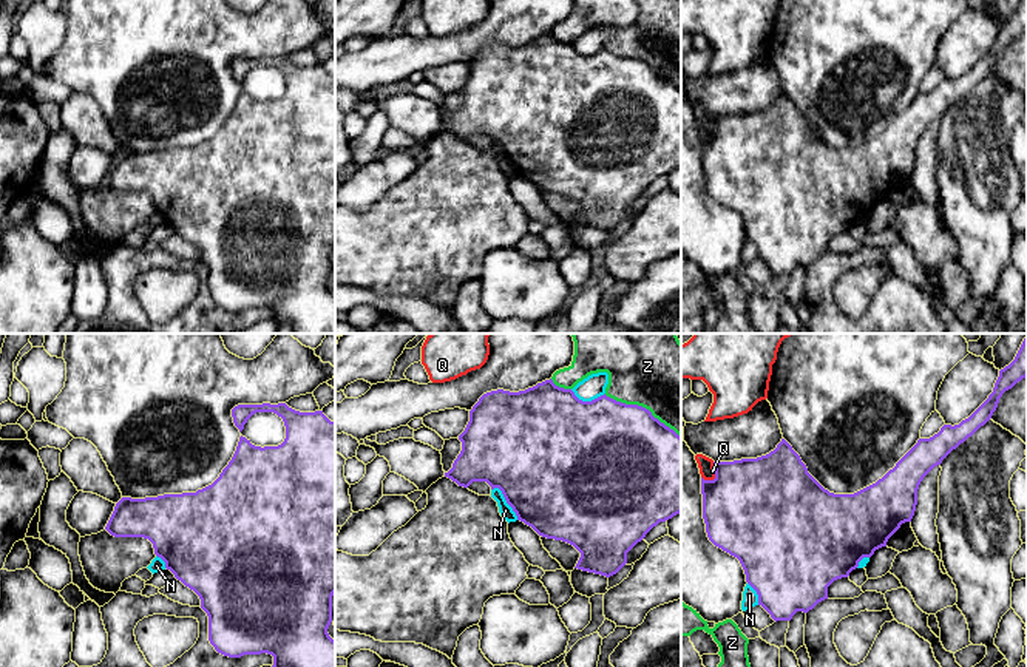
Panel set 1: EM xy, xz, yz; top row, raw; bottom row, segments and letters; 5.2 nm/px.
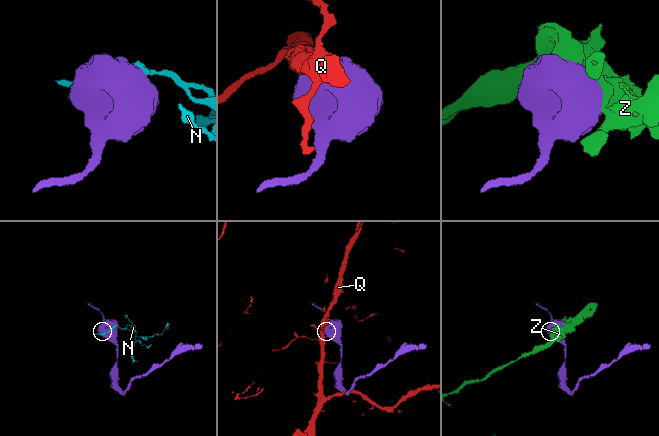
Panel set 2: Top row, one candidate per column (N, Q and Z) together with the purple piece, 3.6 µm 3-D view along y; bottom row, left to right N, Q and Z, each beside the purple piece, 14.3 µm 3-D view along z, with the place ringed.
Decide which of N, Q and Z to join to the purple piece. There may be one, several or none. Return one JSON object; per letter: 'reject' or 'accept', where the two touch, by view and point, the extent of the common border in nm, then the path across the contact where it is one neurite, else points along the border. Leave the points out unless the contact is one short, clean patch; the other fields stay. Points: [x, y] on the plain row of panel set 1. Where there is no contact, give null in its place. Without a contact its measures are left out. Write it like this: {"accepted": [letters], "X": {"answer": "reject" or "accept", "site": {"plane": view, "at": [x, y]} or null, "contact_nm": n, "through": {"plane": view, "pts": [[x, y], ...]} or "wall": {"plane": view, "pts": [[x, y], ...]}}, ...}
{"accepted": [], "N": {"answer": "reject", "site": {"plane": "xz", "at": [505, 153]}, "contact_nm": 220}, "Q": {"answer": "reject", "site": {"plane": "yz", "at": [715, 128]}, "contact_nm": 120}, "Z": {"answer": "reject", "site": {"plane": "xz", "at": [641, 60]}, "contact_nm": 460}}

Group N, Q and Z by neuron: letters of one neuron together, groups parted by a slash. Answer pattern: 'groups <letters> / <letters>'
groups N / Q / Z

